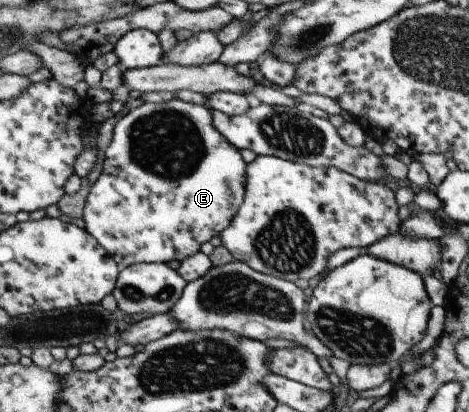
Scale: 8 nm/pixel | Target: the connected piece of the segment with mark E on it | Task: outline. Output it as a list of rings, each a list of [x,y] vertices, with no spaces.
[[[174,96],[163,103],[142,103],[132,109],[127,115],[114,125],[113,137],[103,160],[103,170],[98,179],[92,184],[90,194],[85,204],[85,227],[96,240],[100,241],[105,249],[119,263],[120,270],[136,263],[167,263],[178,260],[180,263],[196,254],[200,244],[208,242],[212,236],[224,230],[232,220],[234,213],[243,201],[243,188],[245,183],[245,162],[242,160],[240,150],[232,145],[216,130],[208,106],[192,104]]]

